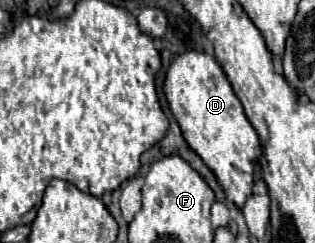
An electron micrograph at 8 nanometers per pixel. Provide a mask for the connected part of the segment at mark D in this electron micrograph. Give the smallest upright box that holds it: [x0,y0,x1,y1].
[163,49,261,207]

